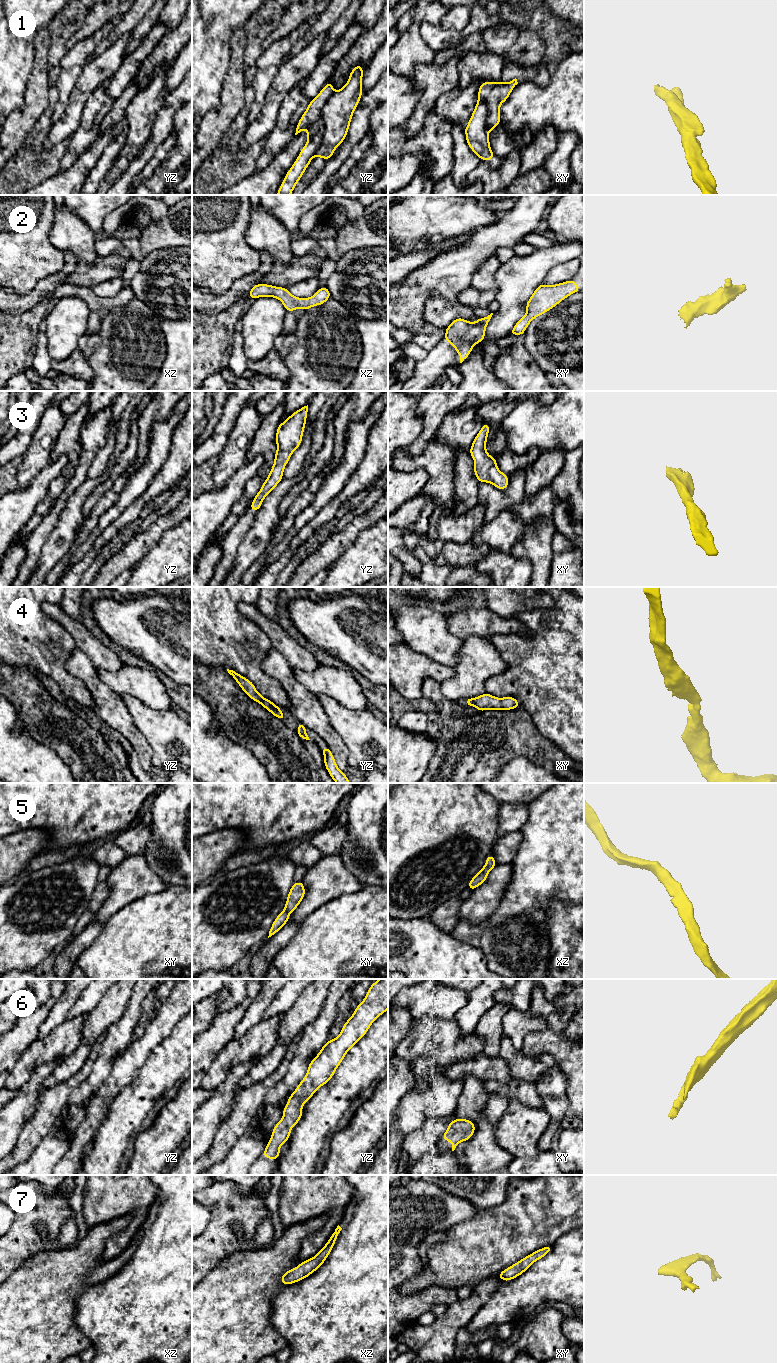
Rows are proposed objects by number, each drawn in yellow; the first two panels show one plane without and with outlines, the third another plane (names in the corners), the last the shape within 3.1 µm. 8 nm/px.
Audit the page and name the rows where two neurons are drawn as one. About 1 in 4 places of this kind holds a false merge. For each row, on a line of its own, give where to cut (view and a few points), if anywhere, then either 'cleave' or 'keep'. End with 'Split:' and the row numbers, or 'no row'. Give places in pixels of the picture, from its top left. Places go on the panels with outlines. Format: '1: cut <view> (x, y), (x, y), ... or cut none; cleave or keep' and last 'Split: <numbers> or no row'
1: cut yz (334, 92), (322, 109), (323, 137), (321, 144), (313, 155); cleave
2: cut none; keep
3: cut none; keep
4: cut none; keep
5: cut none; keep
6: cut none; keep
7: cut none; keep
Split: 1

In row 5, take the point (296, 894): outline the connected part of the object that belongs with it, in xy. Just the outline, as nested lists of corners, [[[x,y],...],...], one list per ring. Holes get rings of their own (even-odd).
[[[301,881],[292,885],[285,903],[284,910],[275,918],[270,931],[269,937],[276,934],[289,920],[290,913],[293,912],[305,896],[305,887]]]

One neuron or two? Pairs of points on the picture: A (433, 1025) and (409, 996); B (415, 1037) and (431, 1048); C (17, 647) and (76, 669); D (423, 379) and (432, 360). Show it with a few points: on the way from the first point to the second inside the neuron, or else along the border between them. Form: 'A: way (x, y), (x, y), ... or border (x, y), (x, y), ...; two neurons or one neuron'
A: border (449, 1019), (443, 1020), (426, 1014), (413, 1021); two neurons
B: way (419, 1040), (423, 1040), (427, 1044); one neuron
C: border (75, 648), (67, 658), (65, 668), (81, 681); two neurons
D: way (425, 374), (432, 365); one neuron

